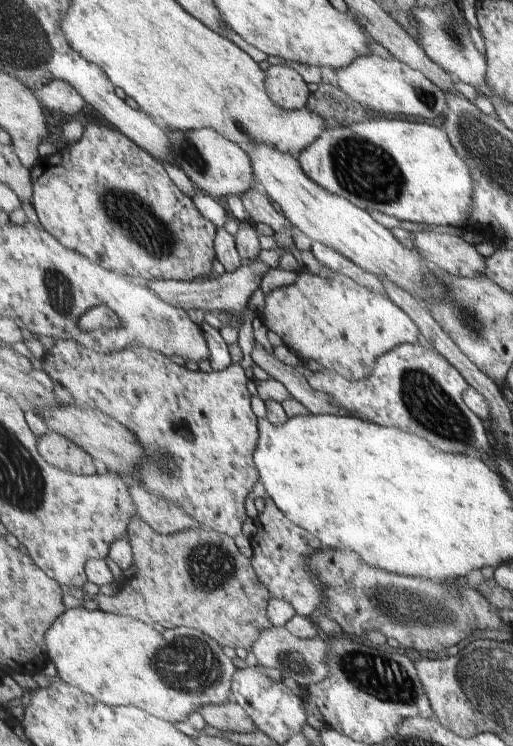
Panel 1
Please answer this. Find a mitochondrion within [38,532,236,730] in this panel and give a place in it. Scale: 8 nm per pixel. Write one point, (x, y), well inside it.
(187, 663)

